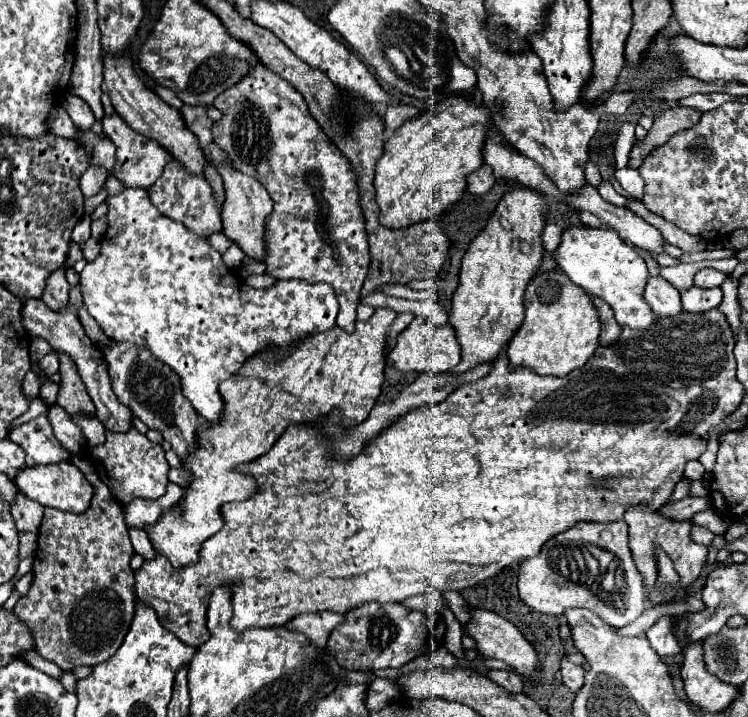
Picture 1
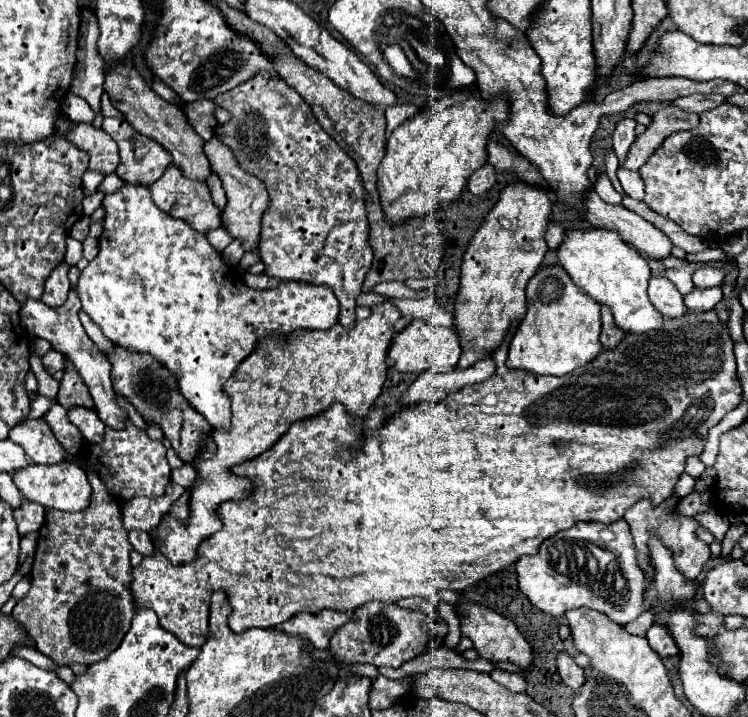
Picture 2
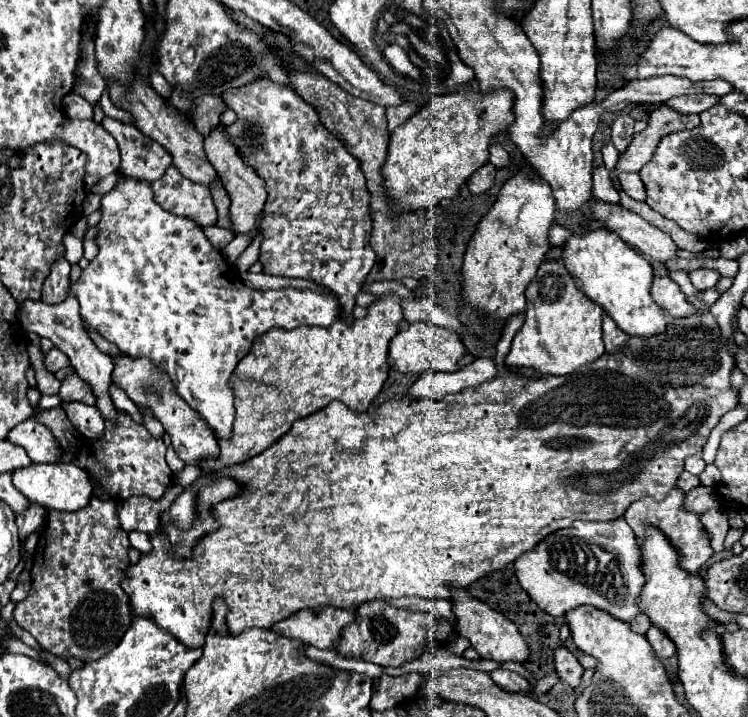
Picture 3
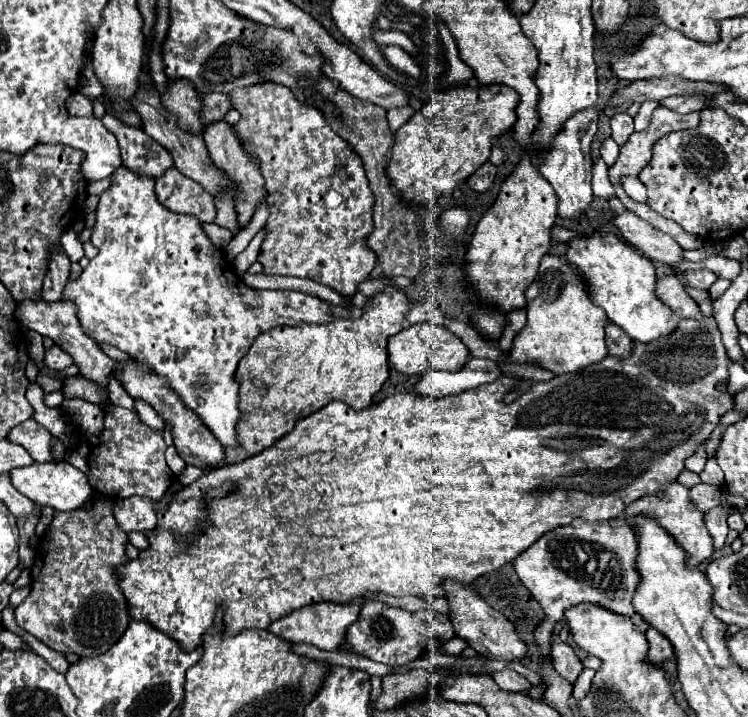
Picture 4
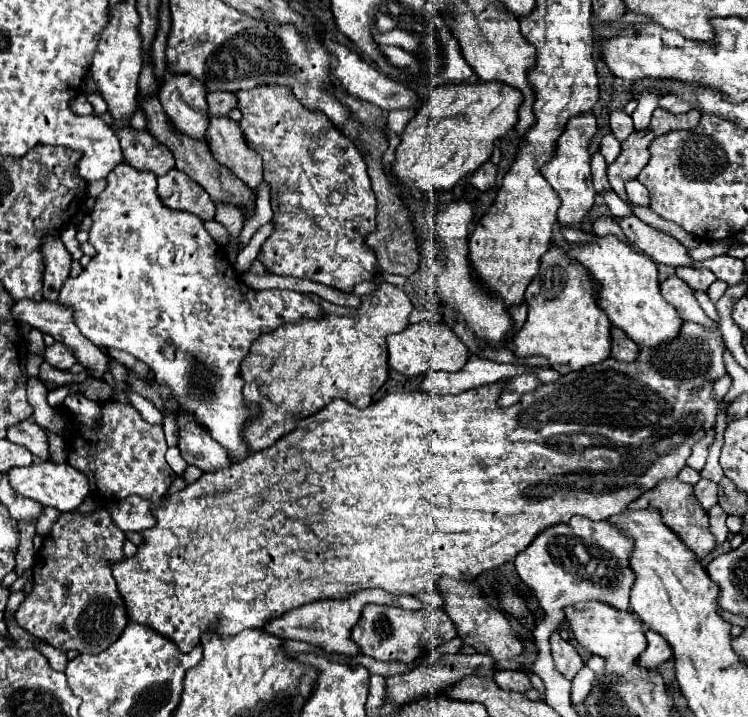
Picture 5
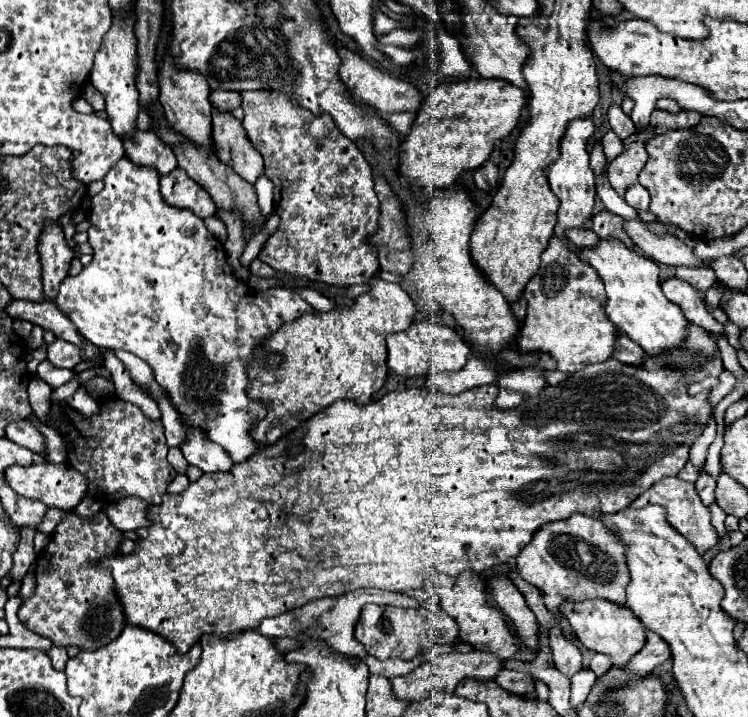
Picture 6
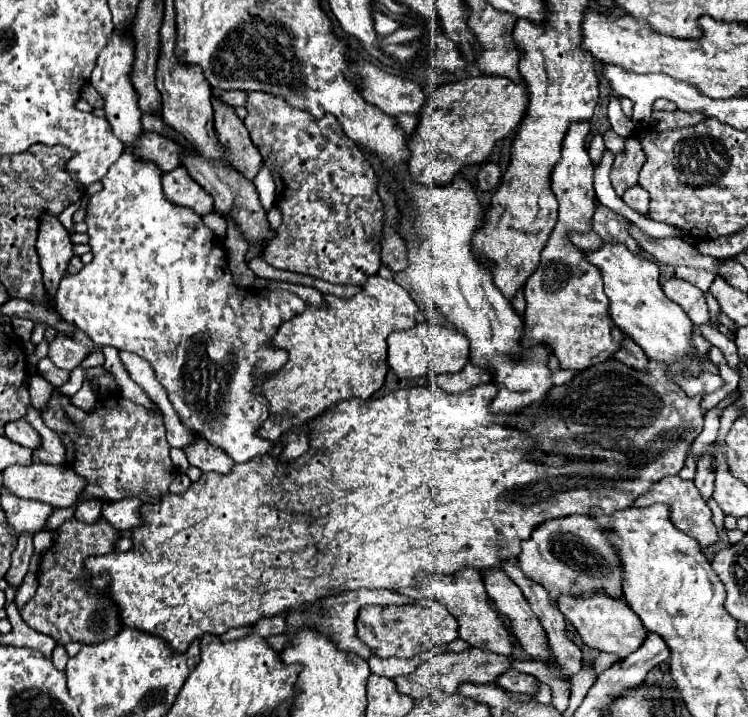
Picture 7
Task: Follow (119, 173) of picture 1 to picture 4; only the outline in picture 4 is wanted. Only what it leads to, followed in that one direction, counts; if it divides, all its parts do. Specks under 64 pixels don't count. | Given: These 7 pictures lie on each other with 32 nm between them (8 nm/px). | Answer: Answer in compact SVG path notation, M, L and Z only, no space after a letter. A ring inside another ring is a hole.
M108 114L102 118L102 124L116 136L122 152L122 164L130 172L156 180L174 166L170 152L140 128L126 126Z

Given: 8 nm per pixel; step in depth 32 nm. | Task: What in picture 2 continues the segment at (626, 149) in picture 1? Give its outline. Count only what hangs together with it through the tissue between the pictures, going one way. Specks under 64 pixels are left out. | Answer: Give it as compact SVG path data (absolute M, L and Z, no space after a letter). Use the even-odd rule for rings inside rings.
M622 118L618 124L616 124L616 130L614 130L614 152L618 156L618 166L624 164L626 160L626 154L632 146L632 142L636 140L636 134L634 134L634 128L636 128L636 122L634 120L626 120Z

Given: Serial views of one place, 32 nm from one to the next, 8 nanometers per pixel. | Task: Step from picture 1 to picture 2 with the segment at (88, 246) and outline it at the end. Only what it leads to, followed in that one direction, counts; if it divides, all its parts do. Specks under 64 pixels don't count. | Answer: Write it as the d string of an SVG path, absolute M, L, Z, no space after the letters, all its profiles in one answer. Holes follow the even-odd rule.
M88 237L82 243L83 245L83 257L89 262L92 261L99 253L99 243L97 239Z

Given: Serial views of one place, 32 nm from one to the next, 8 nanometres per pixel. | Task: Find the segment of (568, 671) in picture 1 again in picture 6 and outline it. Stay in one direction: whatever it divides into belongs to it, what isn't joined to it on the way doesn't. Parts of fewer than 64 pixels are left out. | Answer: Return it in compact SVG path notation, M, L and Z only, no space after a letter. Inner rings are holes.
M556 622L556 626L550 628L548 640L550 640L550 648L552 648L552 654L554 654L556 668L566 678L572 678L582 668L582 654L580 654L580 650L562 636L560 622Z

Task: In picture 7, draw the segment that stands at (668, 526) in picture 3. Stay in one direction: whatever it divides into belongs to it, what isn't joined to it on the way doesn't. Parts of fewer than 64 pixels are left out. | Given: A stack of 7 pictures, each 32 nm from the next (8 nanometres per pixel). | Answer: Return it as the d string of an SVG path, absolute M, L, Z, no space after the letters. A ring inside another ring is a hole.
M668 476L668 478L664 478L664 480L658 480L656 484L650 486L650 490L648 490L646 494L642 494L642 496L634 502L634 506L650 506L650 504L654 504L654 502L668 504L672 524L674 524L678 530L682 530L684 534L692 536L692 538L700 544L702 550L718 540L718 530L716 530L716 526L714 526L712 520L710 520L710 518L712 518L712 512L710 512L710 508L706 506L706 502L702 500L700 492L696 492L696 486L694 486L692 480L682 480L682 478L678 478L678 476Z

